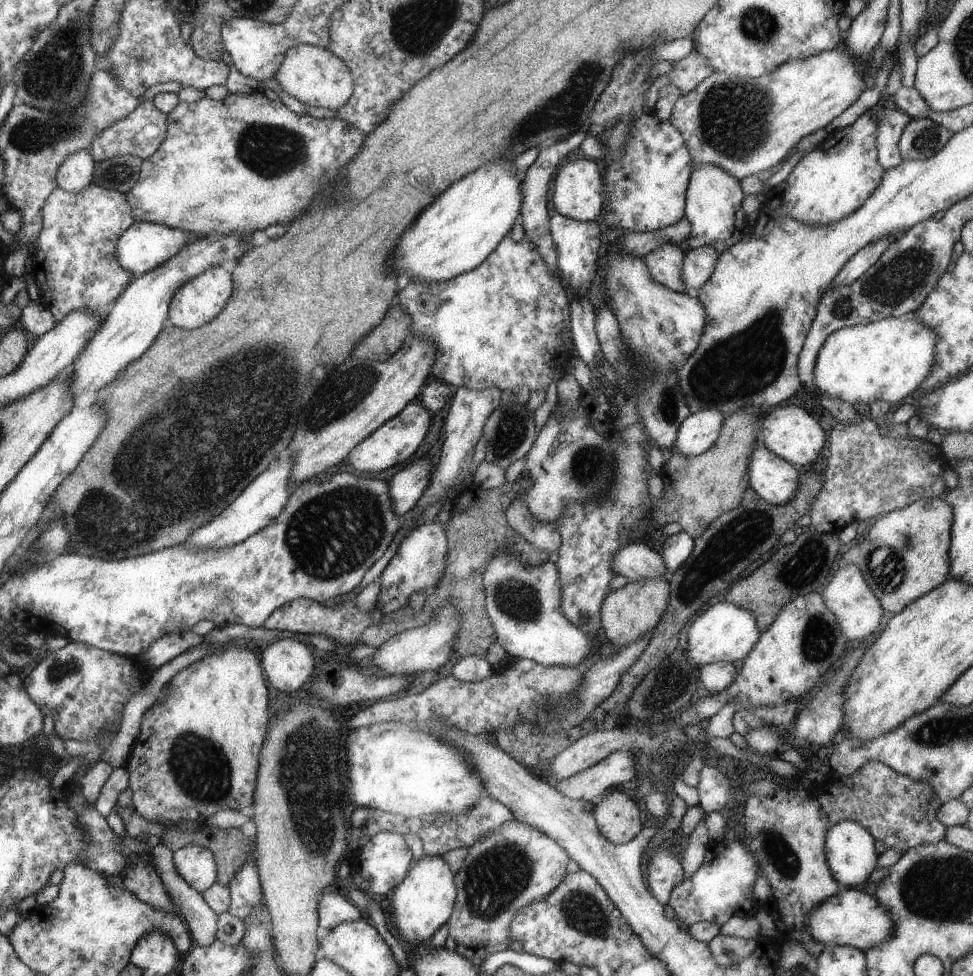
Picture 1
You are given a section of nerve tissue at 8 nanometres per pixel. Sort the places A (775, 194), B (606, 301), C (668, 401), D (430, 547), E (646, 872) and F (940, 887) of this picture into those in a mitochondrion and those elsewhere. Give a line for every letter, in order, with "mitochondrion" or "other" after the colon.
A: other
B: other
C: mitochondrion
D: other
E: other
F: mitochondrion

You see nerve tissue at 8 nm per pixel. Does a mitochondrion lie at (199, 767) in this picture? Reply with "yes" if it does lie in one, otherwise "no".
yes

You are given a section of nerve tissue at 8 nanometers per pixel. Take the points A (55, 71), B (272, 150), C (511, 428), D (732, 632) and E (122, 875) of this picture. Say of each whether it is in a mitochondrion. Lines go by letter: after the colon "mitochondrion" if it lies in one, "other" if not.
A: mitochondrion
B: mitochondrion
C: mitochondrion
D: other
E: other

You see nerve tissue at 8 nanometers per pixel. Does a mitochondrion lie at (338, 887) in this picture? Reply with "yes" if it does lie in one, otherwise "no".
no

